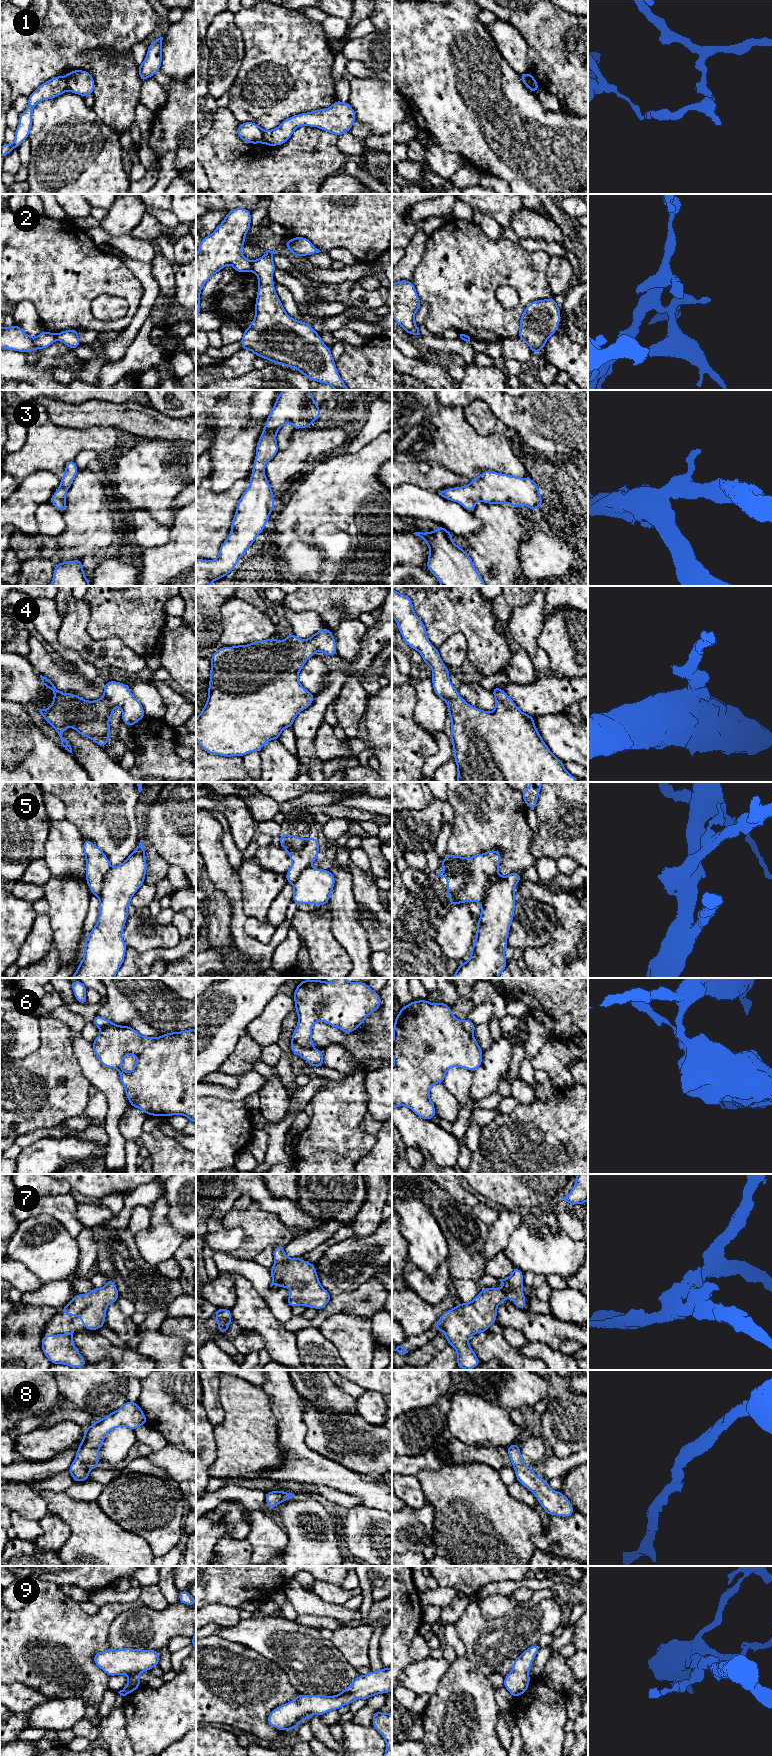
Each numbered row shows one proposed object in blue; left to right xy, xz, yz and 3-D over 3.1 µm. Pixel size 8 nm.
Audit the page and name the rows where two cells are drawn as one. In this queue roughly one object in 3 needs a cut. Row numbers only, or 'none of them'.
1, 2, 5, 6

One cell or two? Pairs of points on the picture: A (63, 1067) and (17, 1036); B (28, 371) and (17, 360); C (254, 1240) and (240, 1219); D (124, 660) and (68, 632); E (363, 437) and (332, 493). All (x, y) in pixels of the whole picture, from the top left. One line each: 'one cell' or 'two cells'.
A: two cells
B: one cell
C: one cell
D: one cell
E: two cells

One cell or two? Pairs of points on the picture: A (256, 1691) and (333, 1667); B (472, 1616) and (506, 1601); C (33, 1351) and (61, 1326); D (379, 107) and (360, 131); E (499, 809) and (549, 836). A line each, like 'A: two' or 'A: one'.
A: two
B: two
C: two
D: two
E: two

